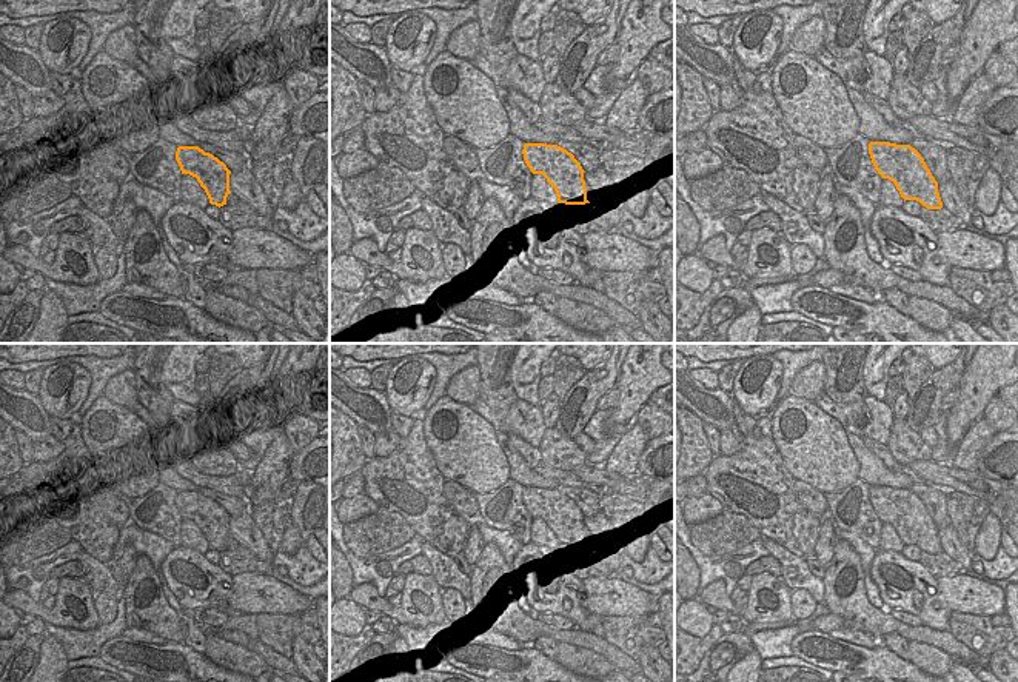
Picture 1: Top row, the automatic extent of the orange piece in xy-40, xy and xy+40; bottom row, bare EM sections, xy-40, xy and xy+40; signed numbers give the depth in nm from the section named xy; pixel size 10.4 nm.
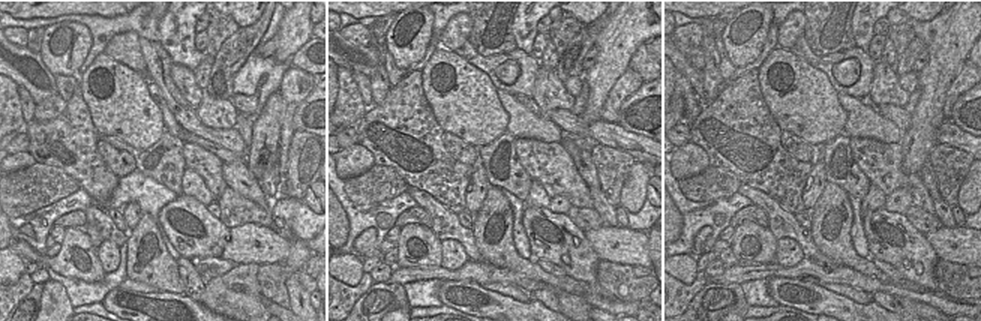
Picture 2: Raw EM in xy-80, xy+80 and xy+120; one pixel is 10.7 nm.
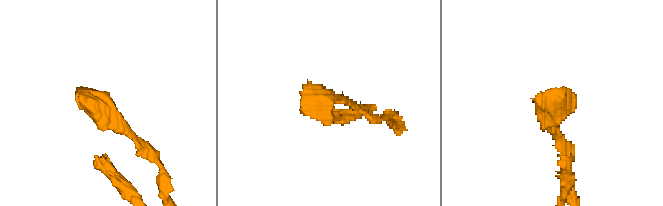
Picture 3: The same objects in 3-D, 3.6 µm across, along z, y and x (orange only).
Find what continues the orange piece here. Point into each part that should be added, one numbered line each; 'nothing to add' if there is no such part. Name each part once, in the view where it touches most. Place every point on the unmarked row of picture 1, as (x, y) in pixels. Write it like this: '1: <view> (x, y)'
1: xy-40 (191, 536).

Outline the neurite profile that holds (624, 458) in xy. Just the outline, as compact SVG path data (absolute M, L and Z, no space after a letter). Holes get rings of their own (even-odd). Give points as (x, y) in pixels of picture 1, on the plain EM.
M635 423L616 443L611 454L604 463L604 470L608 473L618 473L624 477L633 477L639 457L648 442L648 437L642 431L639 423Z

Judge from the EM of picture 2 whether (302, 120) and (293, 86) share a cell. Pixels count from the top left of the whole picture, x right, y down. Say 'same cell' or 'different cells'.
different cells

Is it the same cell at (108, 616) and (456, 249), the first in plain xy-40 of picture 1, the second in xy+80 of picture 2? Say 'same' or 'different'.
same

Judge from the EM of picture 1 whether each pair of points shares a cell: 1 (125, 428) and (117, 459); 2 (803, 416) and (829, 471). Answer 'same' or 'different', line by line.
1: same
2: same

